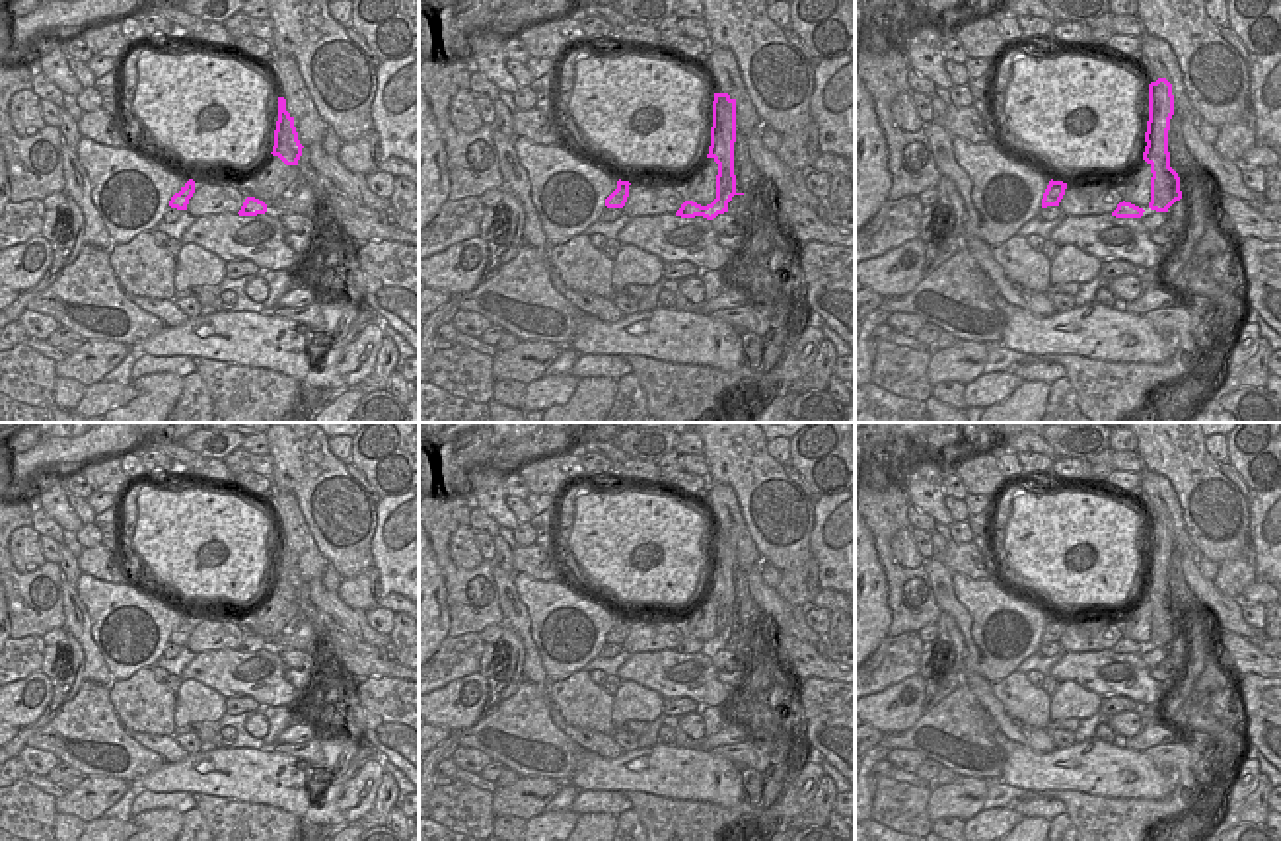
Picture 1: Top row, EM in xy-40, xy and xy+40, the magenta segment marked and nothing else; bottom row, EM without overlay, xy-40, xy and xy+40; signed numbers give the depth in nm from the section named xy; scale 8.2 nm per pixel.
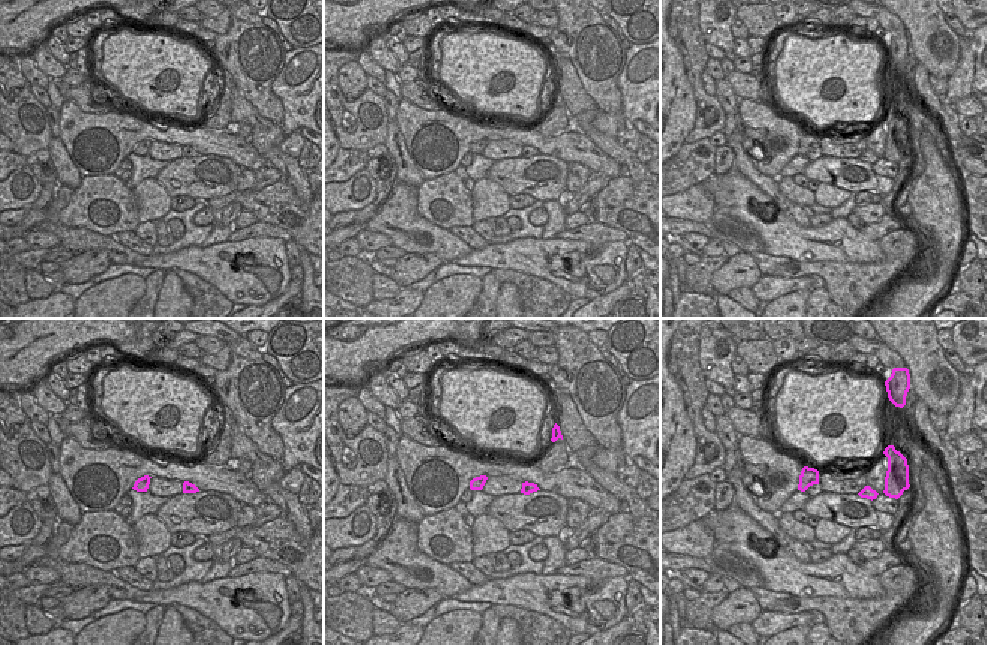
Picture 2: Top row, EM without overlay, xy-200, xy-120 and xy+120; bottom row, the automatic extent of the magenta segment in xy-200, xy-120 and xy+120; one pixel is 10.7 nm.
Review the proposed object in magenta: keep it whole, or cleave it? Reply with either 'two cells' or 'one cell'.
two cells

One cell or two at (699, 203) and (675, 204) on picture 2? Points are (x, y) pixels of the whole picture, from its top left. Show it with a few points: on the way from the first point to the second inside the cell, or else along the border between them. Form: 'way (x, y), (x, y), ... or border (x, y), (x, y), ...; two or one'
way (693, 204), (681, 204); one

